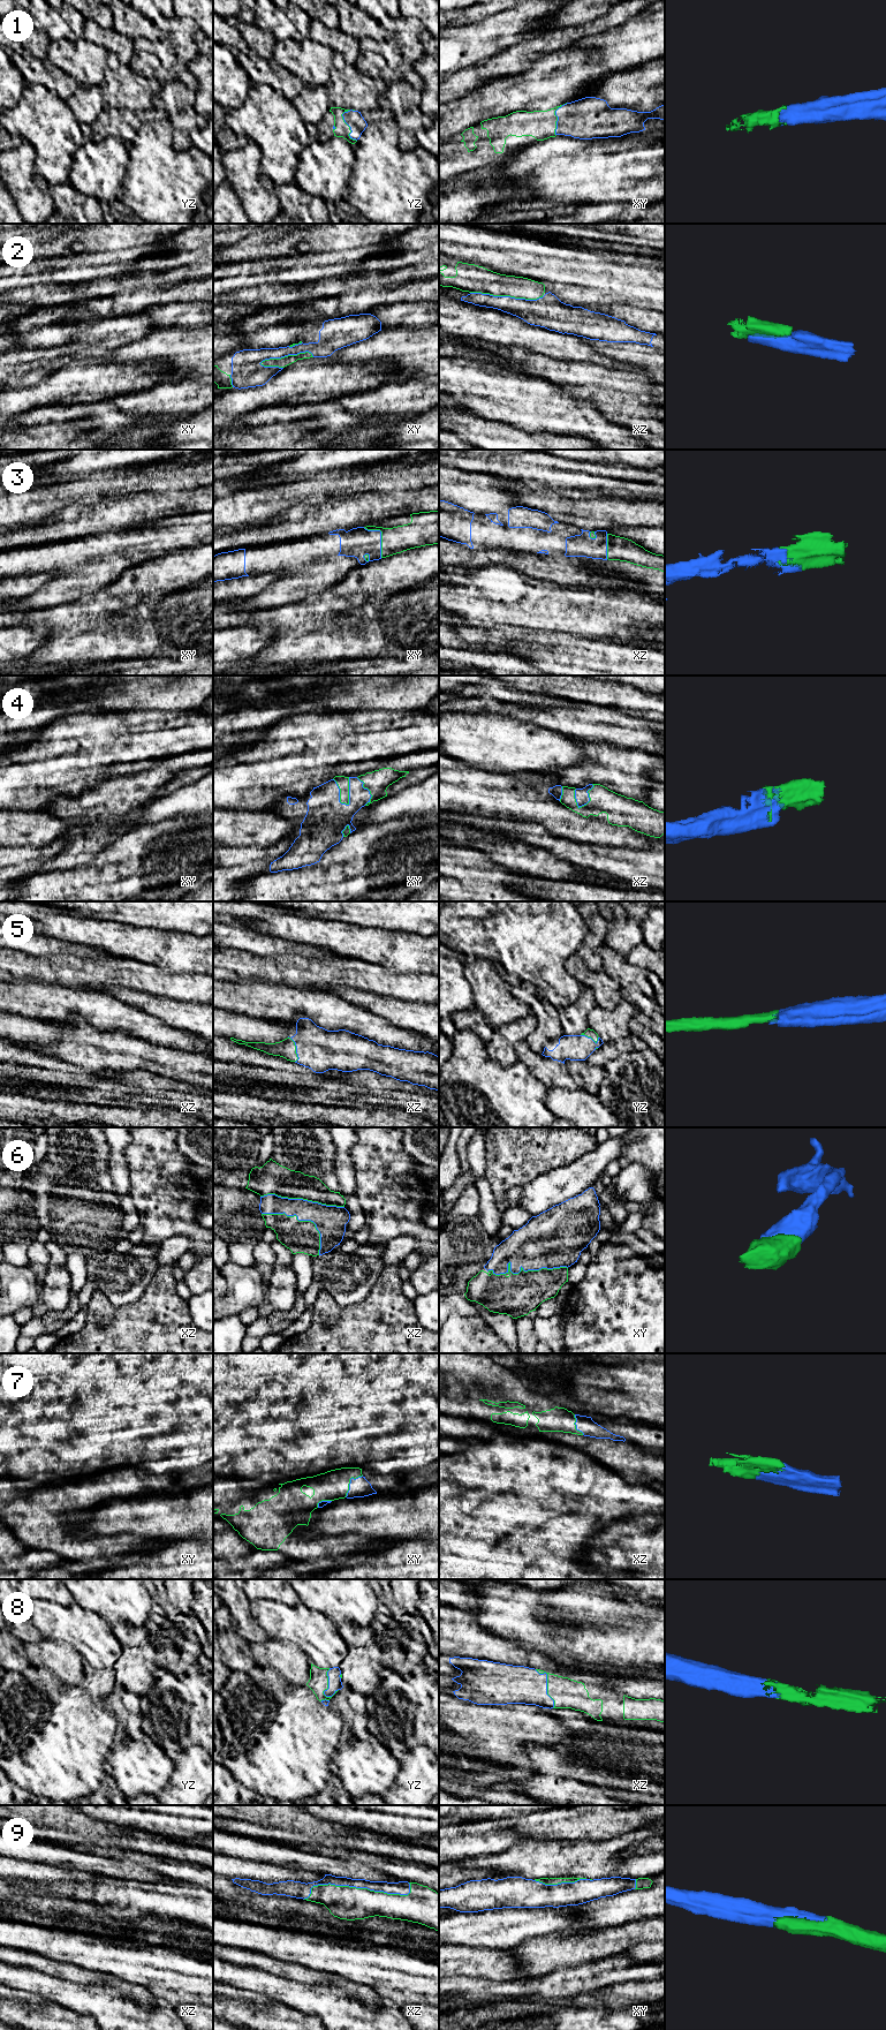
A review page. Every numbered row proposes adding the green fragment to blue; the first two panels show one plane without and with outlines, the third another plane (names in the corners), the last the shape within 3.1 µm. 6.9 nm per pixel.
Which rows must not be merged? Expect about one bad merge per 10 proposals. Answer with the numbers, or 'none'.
none

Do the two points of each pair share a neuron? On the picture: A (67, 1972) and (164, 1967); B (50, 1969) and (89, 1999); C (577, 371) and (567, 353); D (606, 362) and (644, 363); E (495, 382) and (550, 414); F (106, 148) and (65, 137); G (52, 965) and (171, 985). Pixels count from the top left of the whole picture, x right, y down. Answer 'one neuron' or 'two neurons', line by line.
A: two neurons
B: two neurons
C: two neurons
D: two neurons
E: one neuron
F: two neurons
G: one neuron

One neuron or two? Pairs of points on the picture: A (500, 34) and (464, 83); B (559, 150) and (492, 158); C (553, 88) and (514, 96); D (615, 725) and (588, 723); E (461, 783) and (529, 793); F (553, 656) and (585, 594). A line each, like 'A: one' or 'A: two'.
A: two
B: two
C: one
D: one
E: one
F: two

